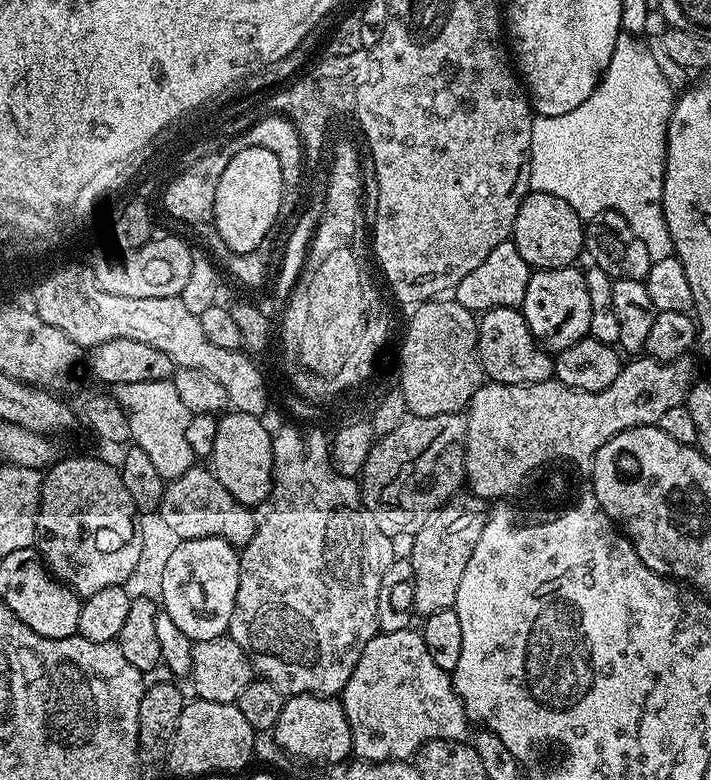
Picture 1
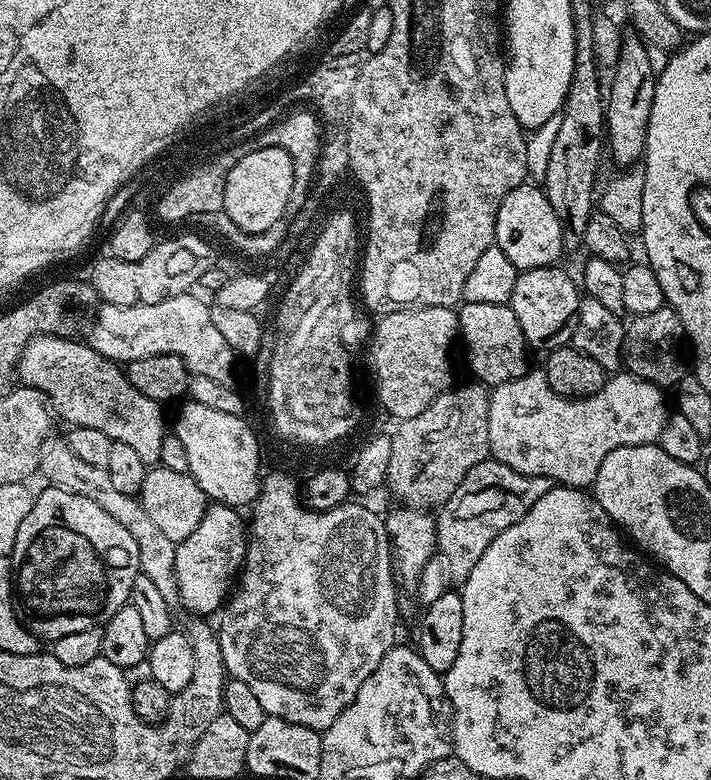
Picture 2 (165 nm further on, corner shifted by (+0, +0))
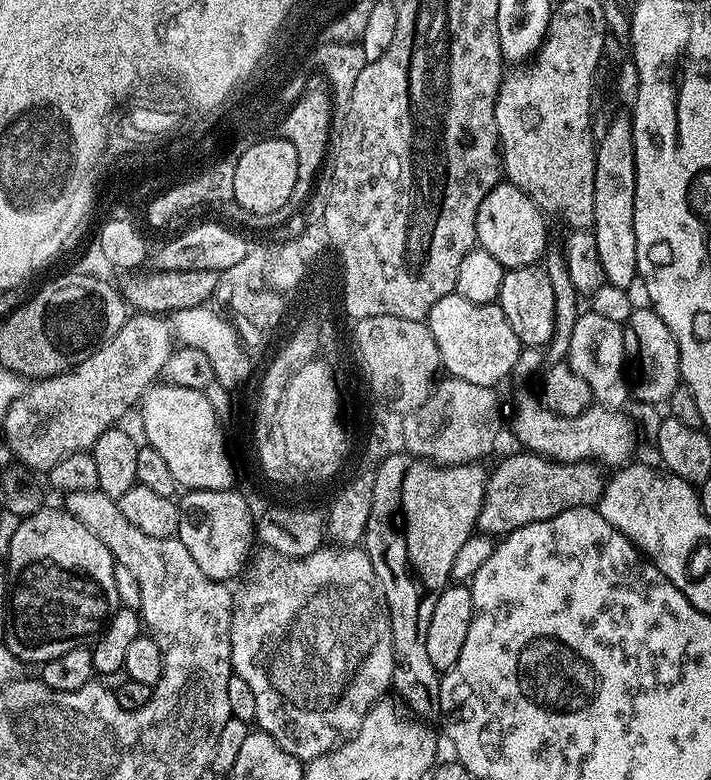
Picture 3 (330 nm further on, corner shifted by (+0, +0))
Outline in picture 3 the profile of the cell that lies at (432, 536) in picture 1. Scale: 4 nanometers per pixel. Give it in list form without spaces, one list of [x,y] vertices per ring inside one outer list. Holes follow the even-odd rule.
[[[527,450],[517,453],[517,456],[506,457],[488,476],[484,505],[476,519],[476,527],[481,533],[503,538],[530,522],[554,518],[562,514],[562,510],[599,505],[606,480],[603,475],[600,477],[601,469],[595,463],[563,464],[560,460],[550,460]]]

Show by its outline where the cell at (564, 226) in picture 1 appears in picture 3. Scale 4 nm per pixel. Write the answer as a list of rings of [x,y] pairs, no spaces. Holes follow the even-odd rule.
[[[501,182],[486,194],[486,198],[482,198],[482,206],[478,206],[476,238],[479,247],[494,254],[506,270],[530,266],[537,263],[549,247],[547,222],[545,213],[521,188]]]

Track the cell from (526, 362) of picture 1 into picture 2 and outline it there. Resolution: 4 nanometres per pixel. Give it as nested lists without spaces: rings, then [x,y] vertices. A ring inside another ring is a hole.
[[[490,302],[461,303],[458,315],[460,317],[458,336],[462,344],[464,340],[464,348],[468,351],[468,364],[481,385],[495,386],[502,382],[510,382],[529,371],[530,349],[524,341],[522,326],[518,326],[518,318],[514,318],[511,306]]]

